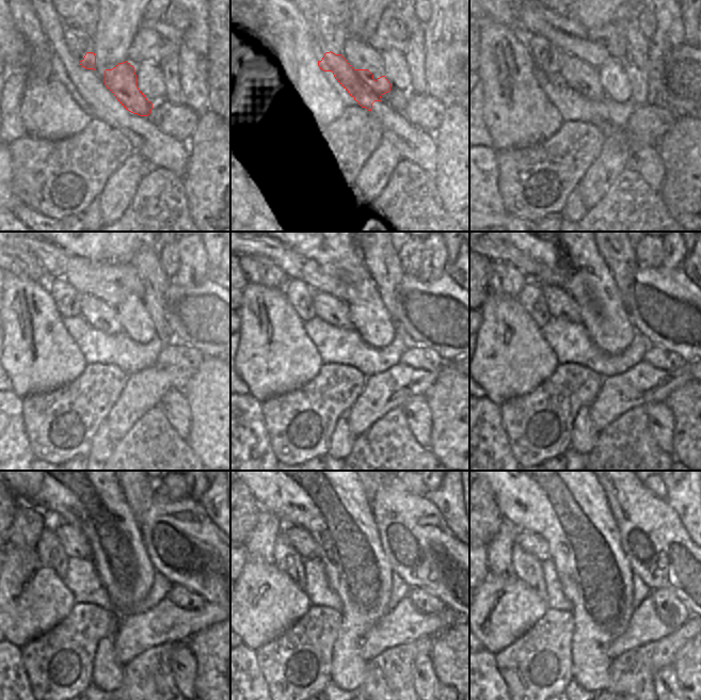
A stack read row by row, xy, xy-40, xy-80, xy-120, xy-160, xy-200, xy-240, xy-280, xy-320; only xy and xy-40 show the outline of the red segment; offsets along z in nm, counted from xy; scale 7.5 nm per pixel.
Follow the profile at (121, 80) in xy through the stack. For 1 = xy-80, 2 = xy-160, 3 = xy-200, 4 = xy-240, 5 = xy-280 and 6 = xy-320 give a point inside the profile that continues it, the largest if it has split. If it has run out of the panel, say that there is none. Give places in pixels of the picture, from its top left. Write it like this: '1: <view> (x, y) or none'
1: xy-80 (579, 76)
2: xy-160 (332, 309)
3: xy-200 (560, 304)
4: xy-240 (76, 545)
5: xy-280 (299, 538)
6: xy-320 (536, 544)

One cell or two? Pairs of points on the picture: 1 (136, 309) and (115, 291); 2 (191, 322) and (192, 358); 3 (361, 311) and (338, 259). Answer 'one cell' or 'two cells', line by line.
1: two cells
2: two cells
3: one cell

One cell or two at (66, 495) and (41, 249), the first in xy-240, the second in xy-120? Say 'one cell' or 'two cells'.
two cells

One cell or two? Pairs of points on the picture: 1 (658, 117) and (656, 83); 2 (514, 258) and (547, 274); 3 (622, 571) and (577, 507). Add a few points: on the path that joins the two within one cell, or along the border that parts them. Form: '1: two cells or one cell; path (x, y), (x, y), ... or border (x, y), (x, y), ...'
1: two cells; border (647, 102), (662, 105), (670, 109), (678, 116)
2: one cell; path (523, 261), (539, 271)
3: one cell; path (615, 555), (604, 535), (591, 521)

